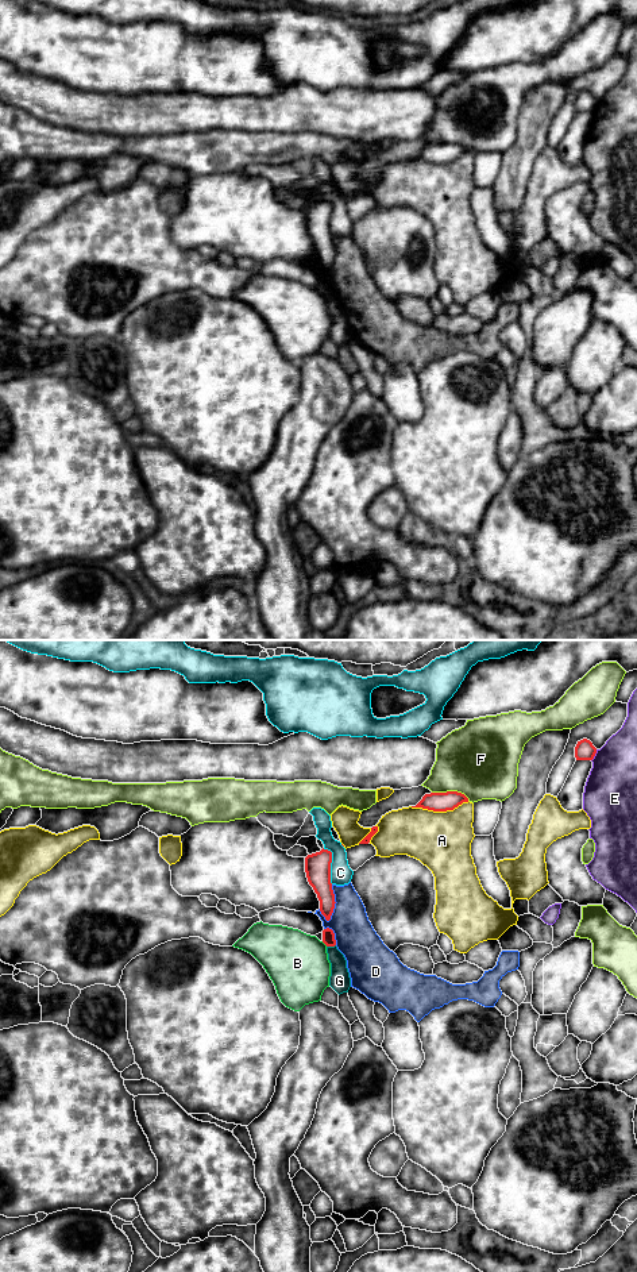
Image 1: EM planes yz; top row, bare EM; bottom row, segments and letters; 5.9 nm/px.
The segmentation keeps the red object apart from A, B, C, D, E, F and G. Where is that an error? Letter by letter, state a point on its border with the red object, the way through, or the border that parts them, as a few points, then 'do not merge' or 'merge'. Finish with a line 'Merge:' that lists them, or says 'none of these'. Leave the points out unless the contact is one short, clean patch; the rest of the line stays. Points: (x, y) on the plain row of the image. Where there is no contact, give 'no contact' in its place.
A: meets red in yz at (439, 162); do not merge
B: meets red in yz at (324, 295); border along yz (321, 293), (327, 297); do not merge
C: meets red in yz at (329, 216); do not merge
D: meets red in yz at (335, 254); do not merge
E: meets red in yz at (594, 107); do not merge
F: meets red in yz at (451, 143); do not merge
G: meets red in yz at (331, 297); border along yz (335, 296), (327, 299); do not merge
Merge: none of these

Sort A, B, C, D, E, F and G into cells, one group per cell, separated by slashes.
A / B / C / D / E / F / G

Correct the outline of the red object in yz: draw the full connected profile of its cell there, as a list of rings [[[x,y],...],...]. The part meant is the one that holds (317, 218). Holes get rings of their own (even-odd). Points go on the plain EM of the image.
[[[324,200],[305,209],[308,234],[317,246],[320,263],[327,273],[331,271],[336,255],[331,235],[331,215],[332,204]]]

